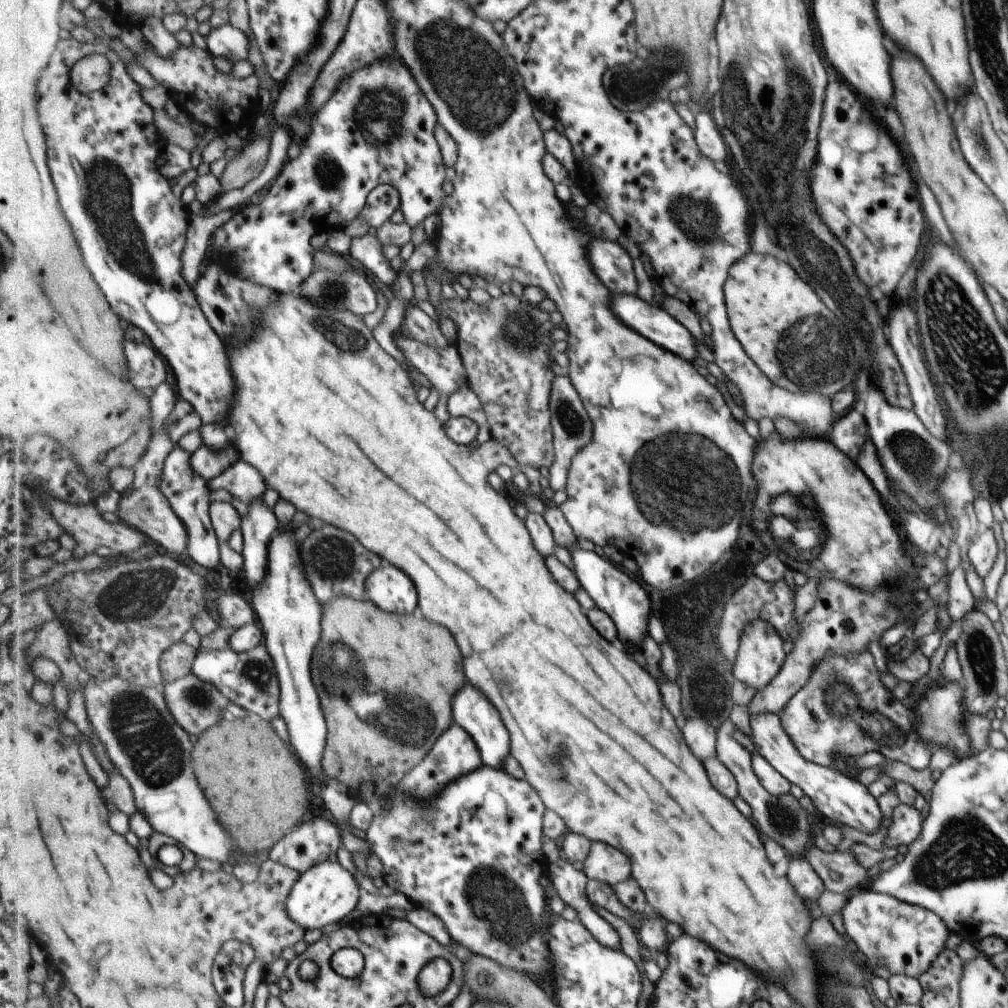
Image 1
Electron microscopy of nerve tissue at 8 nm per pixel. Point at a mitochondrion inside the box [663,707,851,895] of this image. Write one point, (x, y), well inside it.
(780, 817)

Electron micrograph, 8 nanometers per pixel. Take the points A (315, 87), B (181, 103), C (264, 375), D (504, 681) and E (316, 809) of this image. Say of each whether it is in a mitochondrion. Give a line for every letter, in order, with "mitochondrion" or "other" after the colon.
A: other
B: other
C: other
D: mitochondrion
E: other

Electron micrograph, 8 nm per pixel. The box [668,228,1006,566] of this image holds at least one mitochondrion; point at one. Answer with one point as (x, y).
(807, 353)

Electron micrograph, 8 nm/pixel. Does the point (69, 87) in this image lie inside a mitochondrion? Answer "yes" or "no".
no

